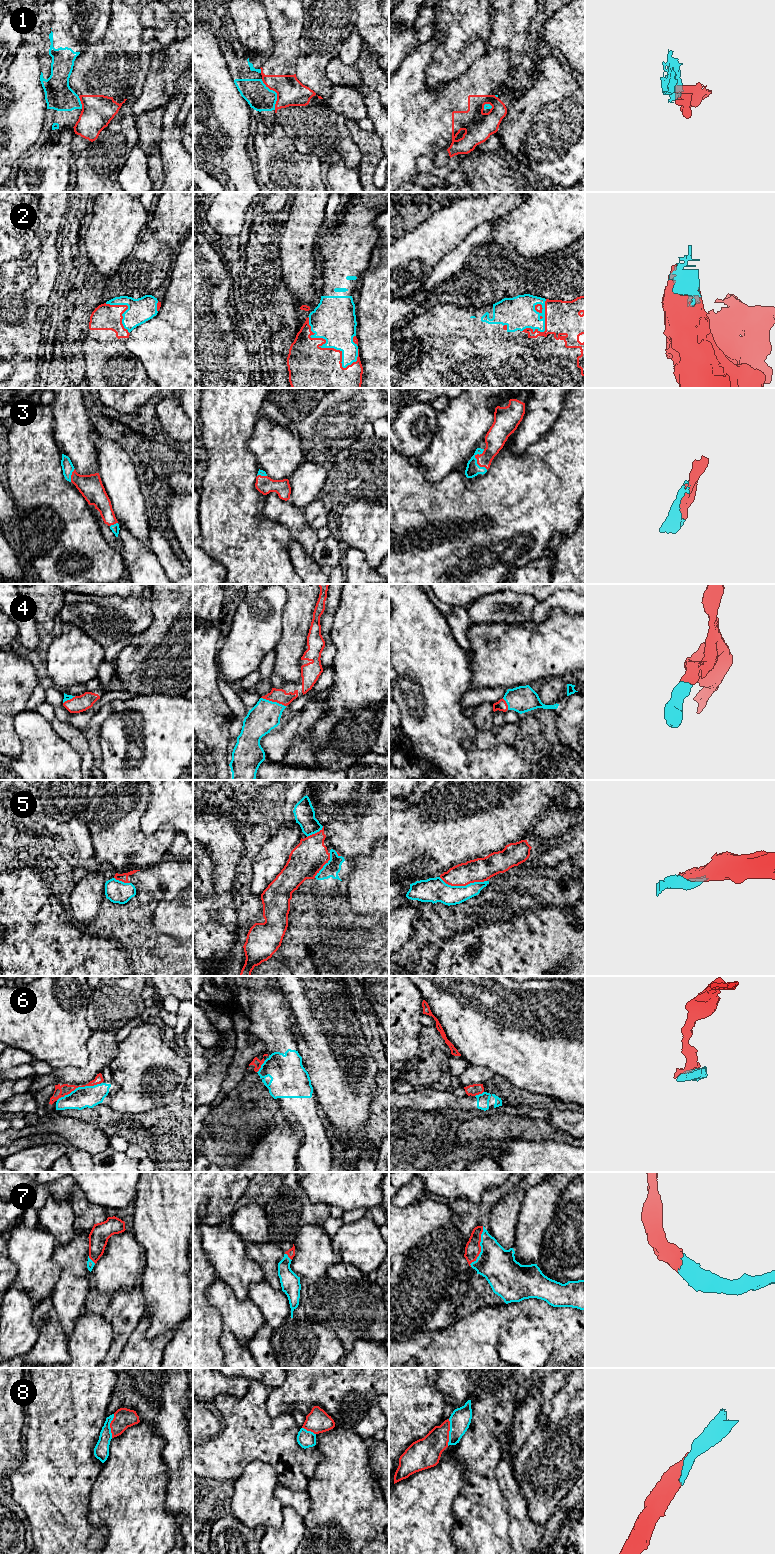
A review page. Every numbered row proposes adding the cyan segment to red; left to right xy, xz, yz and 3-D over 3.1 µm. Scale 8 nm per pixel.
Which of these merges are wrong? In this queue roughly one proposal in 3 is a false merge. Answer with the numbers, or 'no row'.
1, 5, 6

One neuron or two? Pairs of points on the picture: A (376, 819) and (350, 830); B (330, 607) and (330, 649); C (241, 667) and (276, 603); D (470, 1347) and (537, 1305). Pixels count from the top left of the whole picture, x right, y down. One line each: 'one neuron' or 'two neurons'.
A: one neuron
B: one neuron
C: one neuron
D: one neuron

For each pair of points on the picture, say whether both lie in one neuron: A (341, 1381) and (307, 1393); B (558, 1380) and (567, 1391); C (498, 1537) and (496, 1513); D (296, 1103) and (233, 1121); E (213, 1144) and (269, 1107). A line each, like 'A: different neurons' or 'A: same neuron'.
A: same neuron
B: different neurons
C: same neuron
D: different neurons
E: same neuron

